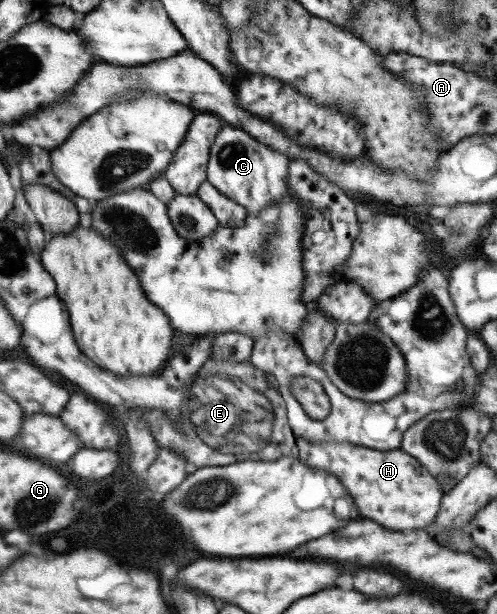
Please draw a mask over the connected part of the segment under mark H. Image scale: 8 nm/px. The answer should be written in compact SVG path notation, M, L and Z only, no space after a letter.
M295 437L298 460L310 468L325 470L334 475L354 500L360 516L374 520L390 530L416 530L434 522L440 507L442 492L437 480L415 459L404 451L374 450L347 442L312 442Z

